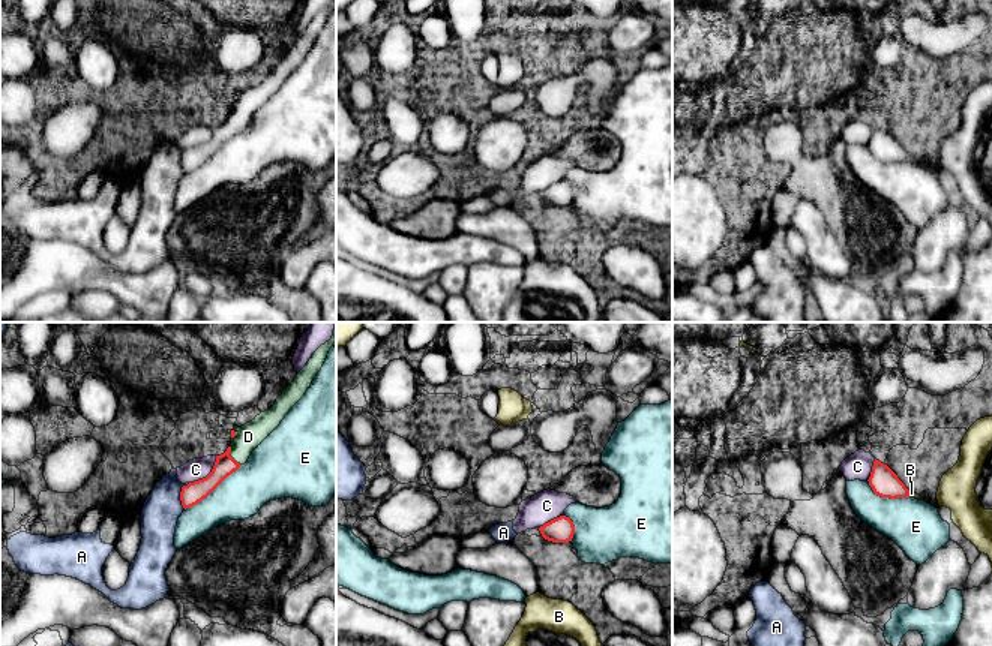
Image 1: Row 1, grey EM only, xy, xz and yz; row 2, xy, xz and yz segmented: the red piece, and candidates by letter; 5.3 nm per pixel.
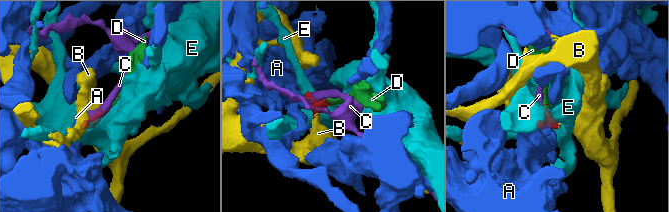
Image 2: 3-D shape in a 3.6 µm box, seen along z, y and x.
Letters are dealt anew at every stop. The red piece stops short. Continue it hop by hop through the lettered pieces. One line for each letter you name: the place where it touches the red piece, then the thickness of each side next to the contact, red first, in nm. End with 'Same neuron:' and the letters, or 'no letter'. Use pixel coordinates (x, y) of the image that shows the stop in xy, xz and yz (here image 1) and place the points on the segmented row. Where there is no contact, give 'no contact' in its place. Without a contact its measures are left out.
B: contact yz (908, 493); calibres 150 and 30 nm
D: contact xy (230, 456); calibres 110 and 140 nm
Same neuron: B, D

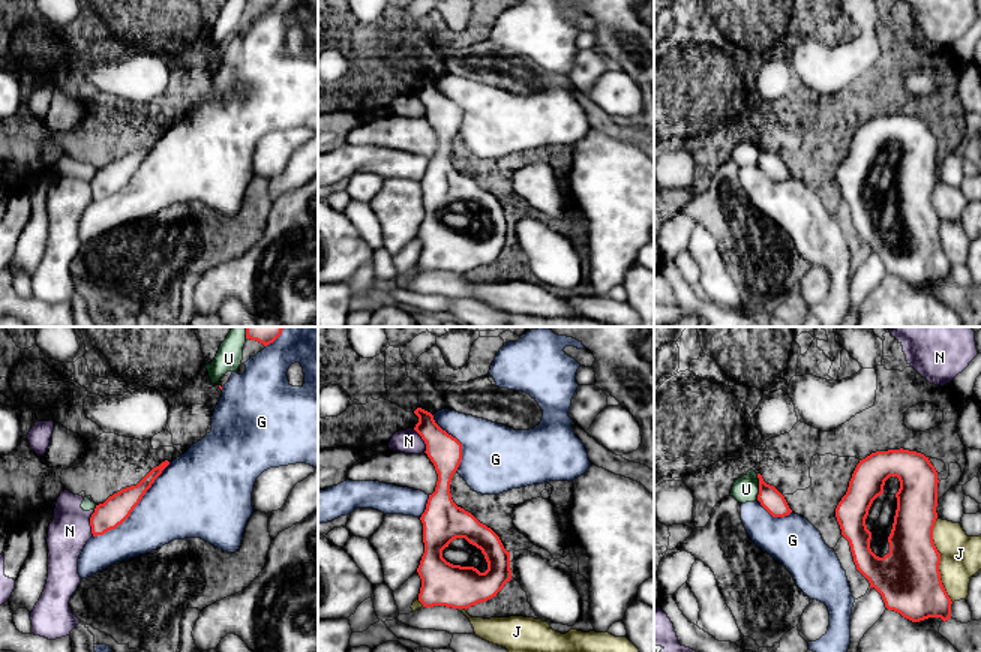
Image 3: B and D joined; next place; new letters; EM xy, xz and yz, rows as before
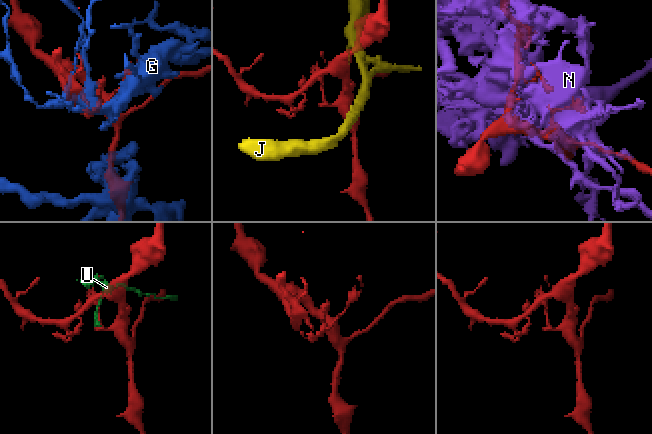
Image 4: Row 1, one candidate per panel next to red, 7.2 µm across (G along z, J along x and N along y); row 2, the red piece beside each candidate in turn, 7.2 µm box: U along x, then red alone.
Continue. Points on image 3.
Same neuron: no letter

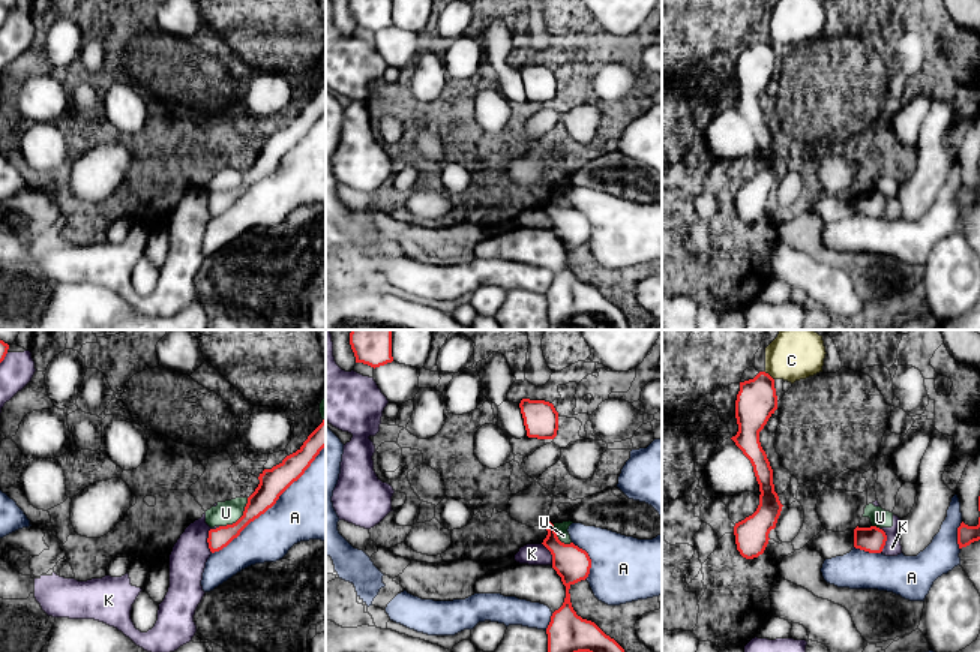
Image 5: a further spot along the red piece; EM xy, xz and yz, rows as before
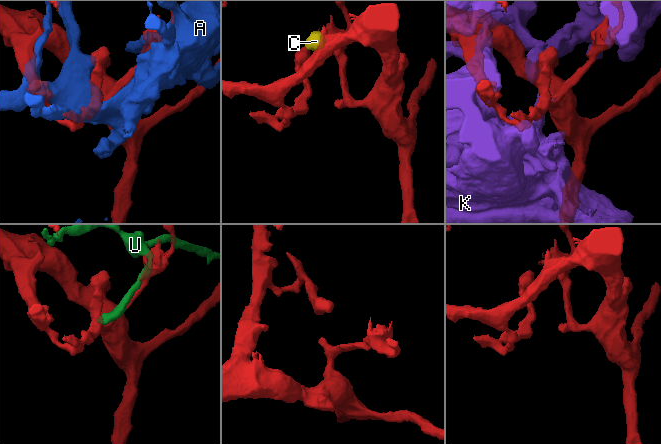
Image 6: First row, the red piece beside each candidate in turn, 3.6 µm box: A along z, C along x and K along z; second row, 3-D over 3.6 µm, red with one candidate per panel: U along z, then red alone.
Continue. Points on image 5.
C: contact yz (769, 375); calibres 220 and 280 nm
Same neuron: C

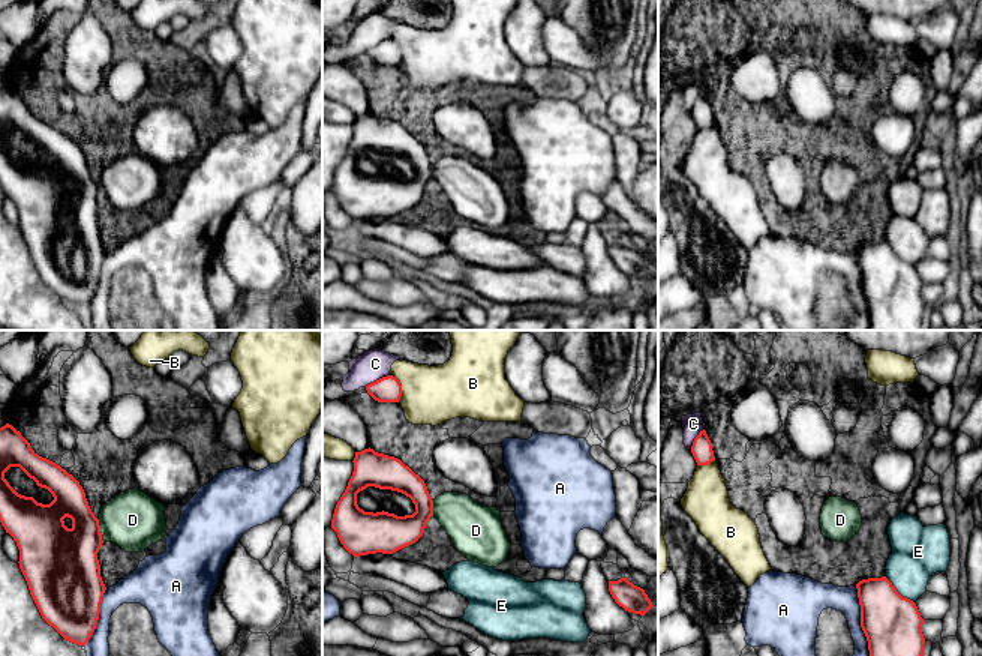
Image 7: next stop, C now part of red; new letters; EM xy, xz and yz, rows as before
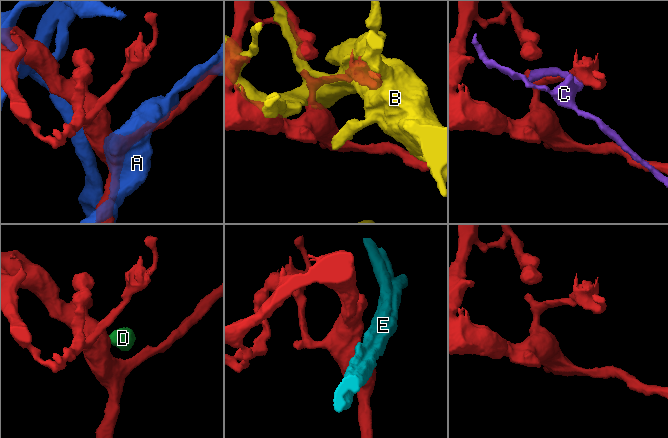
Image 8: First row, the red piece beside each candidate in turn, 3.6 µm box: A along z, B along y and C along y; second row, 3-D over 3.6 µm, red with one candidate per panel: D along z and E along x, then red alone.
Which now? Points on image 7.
D: contact xy (99, 527); calibres 340 and 320 nm
Same neuron: D

